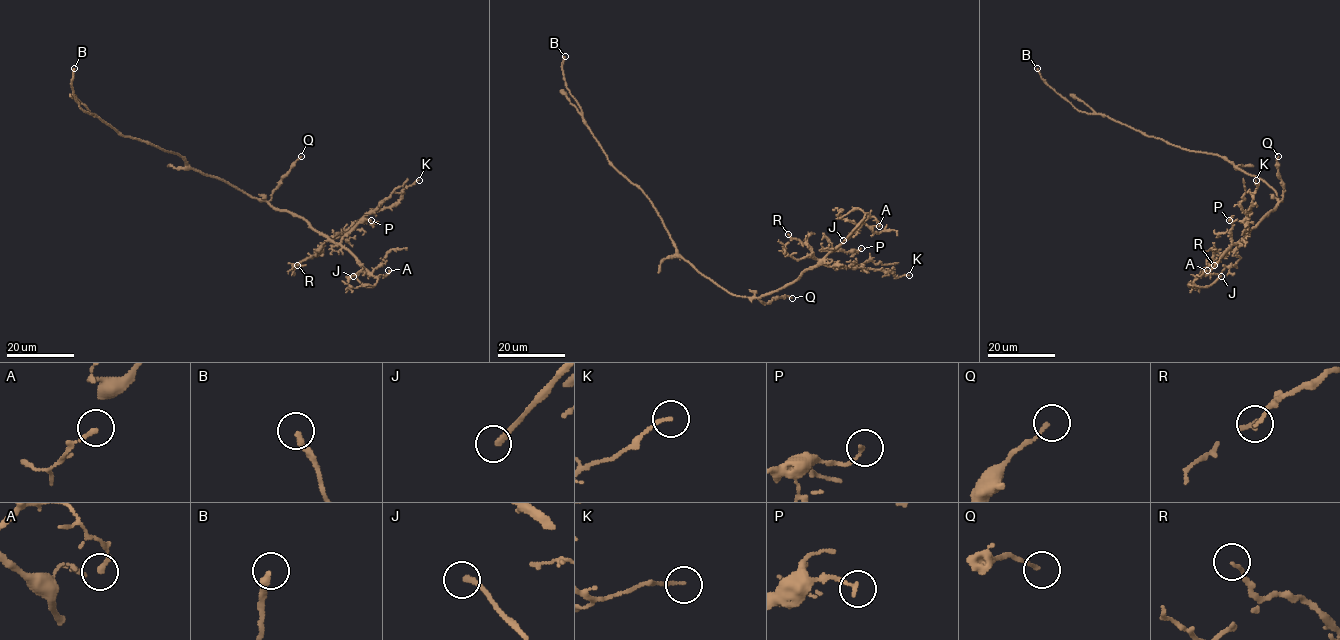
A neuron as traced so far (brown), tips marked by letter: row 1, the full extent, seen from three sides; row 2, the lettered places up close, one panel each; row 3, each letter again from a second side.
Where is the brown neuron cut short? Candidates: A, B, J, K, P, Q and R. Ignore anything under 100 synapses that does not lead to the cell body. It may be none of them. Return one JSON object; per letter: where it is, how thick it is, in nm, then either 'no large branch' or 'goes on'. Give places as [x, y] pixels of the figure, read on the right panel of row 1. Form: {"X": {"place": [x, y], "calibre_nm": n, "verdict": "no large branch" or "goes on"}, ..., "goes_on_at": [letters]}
{"A": {"place": [1207, 270], "calibre_nm": 200, "verdict": "no large branch"}, "B": {"place": [1037, 68], "calibre_nm": 240, "verdict": "no large branch"}, "J": {"place": [1221, 276], "calibre_nm": 240, "verdict": "goes on"}, "K": {"place": [1256, 180], "calibre_nm": 140, "verdict": "no large branch"}, "P": {"place": [1229, 220], "calibre_nm": 160, "verdict": "no large branch"}, "Q": {"place": [1278, 156], "calibre_nm": 130, "verdict": "no large branch"}, "R": {"place": [1214, 265], "calibre_nm": 120, "verdict": "no large branch"}, "goes_on_at": ["J"]}

